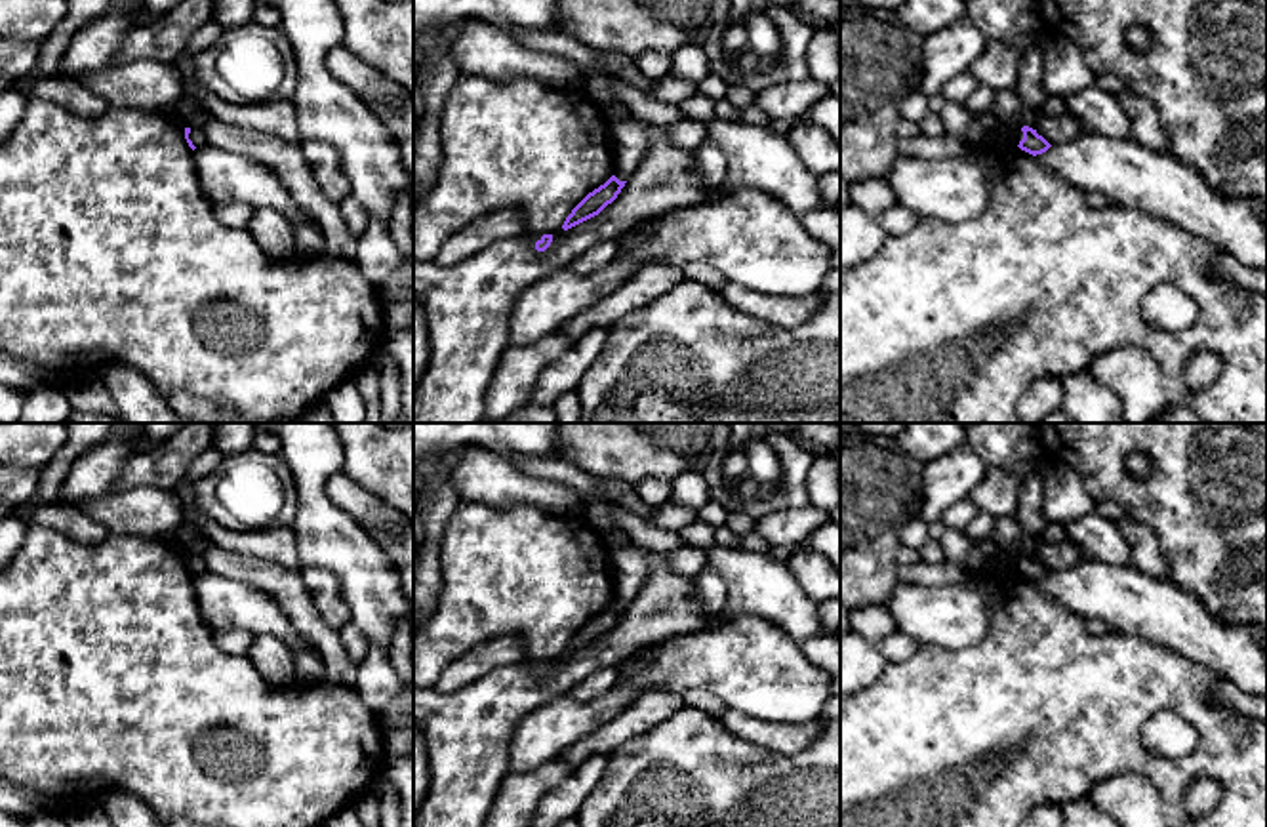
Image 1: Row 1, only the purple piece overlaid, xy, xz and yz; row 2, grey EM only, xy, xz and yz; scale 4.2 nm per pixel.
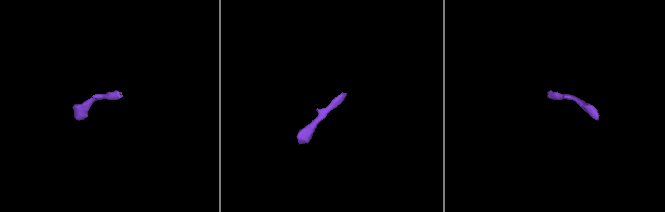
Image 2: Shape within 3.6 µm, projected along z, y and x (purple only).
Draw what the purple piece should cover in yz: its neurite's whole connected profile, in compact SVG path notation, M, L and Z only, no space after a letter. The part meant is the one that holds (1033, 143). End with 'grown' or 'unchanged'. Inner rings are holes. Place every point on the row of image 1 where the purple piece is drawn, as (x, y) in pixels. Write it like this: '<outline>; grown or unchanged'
M995 112L972 116L966 139L972 149L996 149L1012 143L1033 156L1042 154L1052 147L1036 130L1029 126L1023 126L1021 130L1006 126Z; grown

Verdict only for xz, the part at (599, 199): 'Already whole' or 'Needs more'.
Needs more

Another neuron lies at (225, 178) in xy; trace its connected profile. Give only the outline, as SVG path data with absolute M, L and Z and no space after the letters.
M211 145L194 149L192 160L202 192L213 206L240 202L255 210L271 208L292 223L303 221L316 229L314 221L293 202L274 171L261 162Z

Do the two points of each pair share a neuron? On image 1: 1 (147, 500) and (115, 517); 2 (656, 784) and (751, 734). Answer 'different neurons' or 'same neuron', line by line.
1: same neuron
2: different neurons

